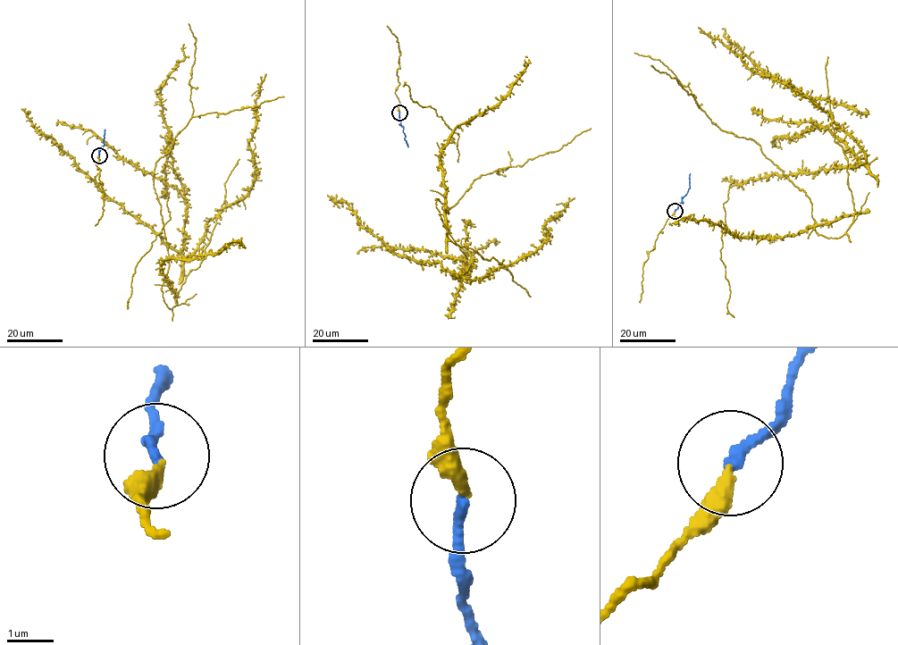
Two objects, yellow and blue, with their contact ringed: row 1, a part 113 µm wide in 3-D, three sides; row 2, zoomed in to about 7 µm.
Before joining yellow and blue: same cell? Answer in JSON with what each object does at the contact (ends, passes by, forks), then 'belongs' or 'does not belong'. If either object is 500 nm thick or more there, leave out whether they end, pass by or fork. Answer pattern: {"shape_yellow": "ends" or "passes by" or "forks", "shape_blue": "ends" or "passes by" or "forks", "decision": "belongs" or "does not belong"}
{"shape_yellow": "ends", "shape_blue": "ends", "decision": "belongs"}

